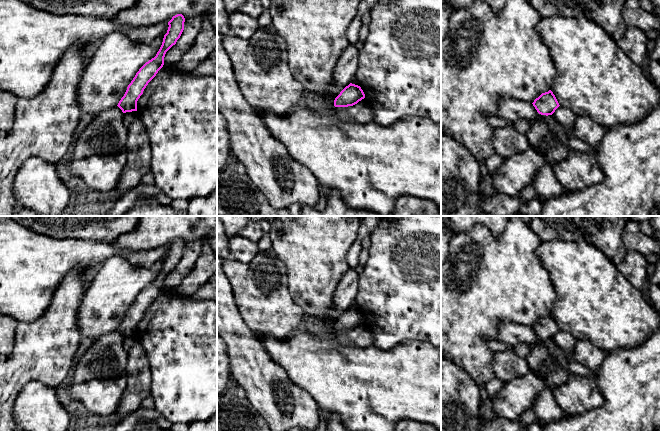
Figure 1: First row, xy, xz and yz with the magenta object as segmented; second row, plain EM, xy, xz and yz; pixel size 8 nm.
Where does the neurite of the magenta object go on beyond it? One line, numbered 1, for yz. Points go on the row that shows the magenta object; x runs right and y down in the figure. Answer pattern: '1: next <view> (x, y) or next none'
1: next none

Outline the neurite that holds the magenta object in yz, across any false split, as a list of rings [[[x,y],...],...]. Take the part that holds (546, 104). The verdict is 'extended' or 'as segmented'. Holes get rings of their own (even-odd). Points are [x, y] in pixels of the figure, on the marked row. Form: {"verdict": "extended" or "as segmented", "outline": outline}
{"verdict": "as segmented", "outline": [[[551,90],[542,93],[532,104],[539,114],[546,116],[552,115],[560,106]]]}

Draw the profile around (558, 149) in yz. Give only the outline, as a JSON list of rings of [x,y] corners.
[[[501,96],[498,100],[497,116],[515,122],[524,118],[532,125],[526,133],[529,148],[504,159],[501,167],[492,174],[493,186],[497,194],[518,196],[544,164],[552,166],[568,158],[573,149],[569,146],[566,128],[553,115],[541,115],[532,103]]]

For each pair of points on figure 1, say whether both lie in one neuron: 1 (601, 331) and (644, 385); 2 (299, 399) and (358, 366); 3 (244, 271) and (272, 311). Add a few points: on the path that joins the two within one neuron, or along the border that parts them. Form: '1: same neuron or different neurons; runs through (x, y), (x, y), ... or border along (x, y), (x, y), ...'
1: different neurons; border along (639, 344), (633, 347), (616, 348), (607, 353)
2: different neurons; border along (290, 380), (304, 389), (319, 409)
3: same neuron; runs through (250, 281), (264, 301)

